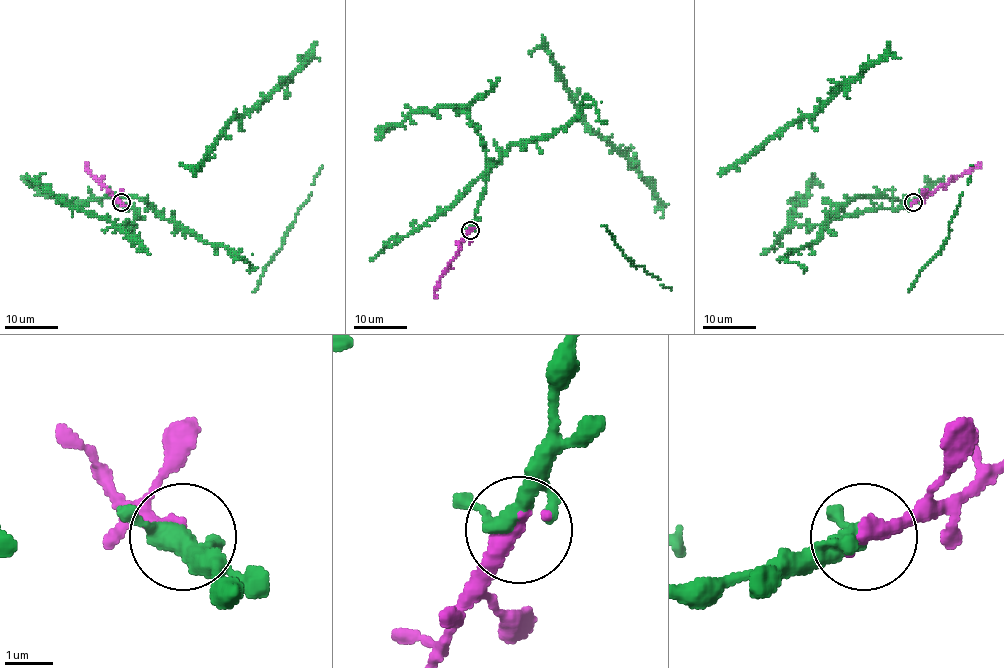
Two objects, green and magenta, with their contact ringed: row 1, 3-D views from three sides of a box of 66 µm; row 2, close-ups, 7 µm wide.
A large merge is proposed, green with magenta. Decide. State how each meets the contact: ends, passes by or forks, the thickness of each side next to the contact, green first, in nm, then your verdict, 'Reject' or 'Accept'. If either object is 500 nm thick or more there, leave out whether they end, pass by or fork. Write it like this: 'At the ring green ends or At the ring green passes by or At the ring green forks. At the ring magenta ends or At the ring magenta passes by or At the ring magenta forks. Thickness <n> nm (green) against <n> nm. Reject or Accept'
At the ring green forks. At the ring magenta ends. Thickness 320 nm (green) against 400 nm. Accept

